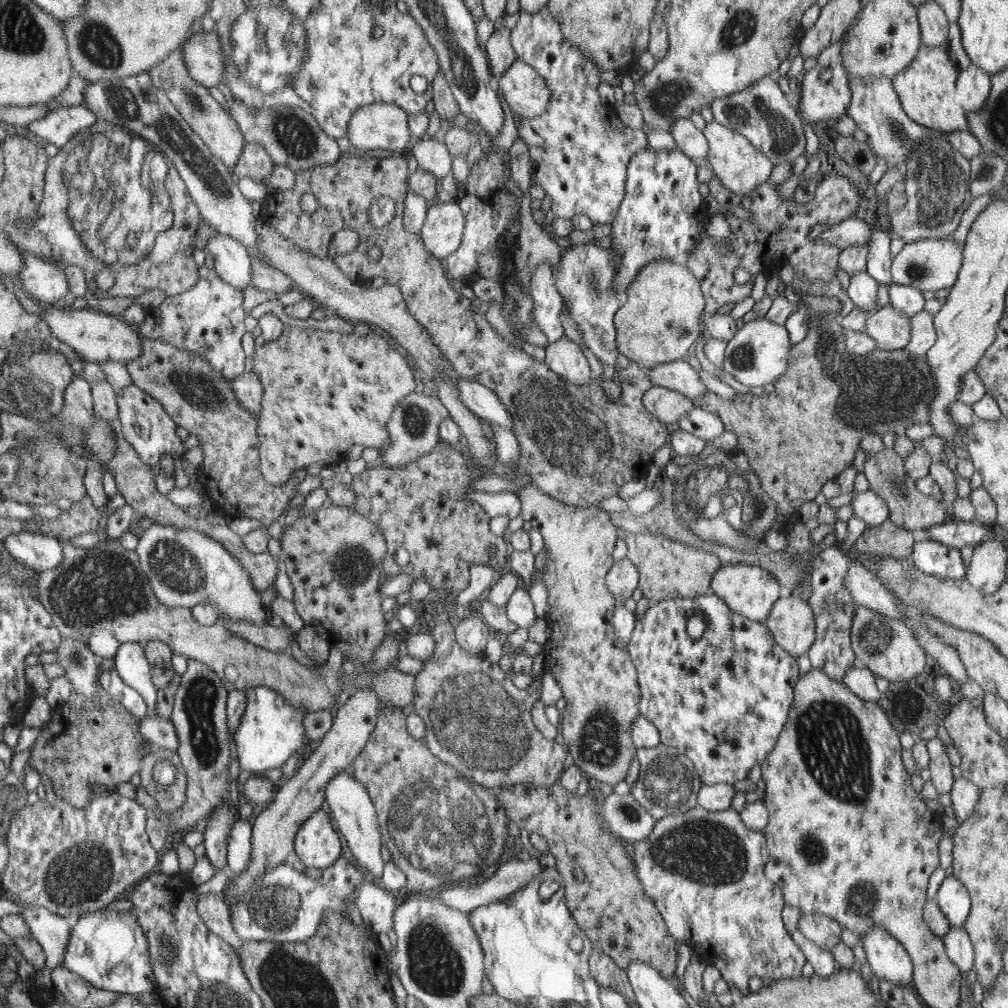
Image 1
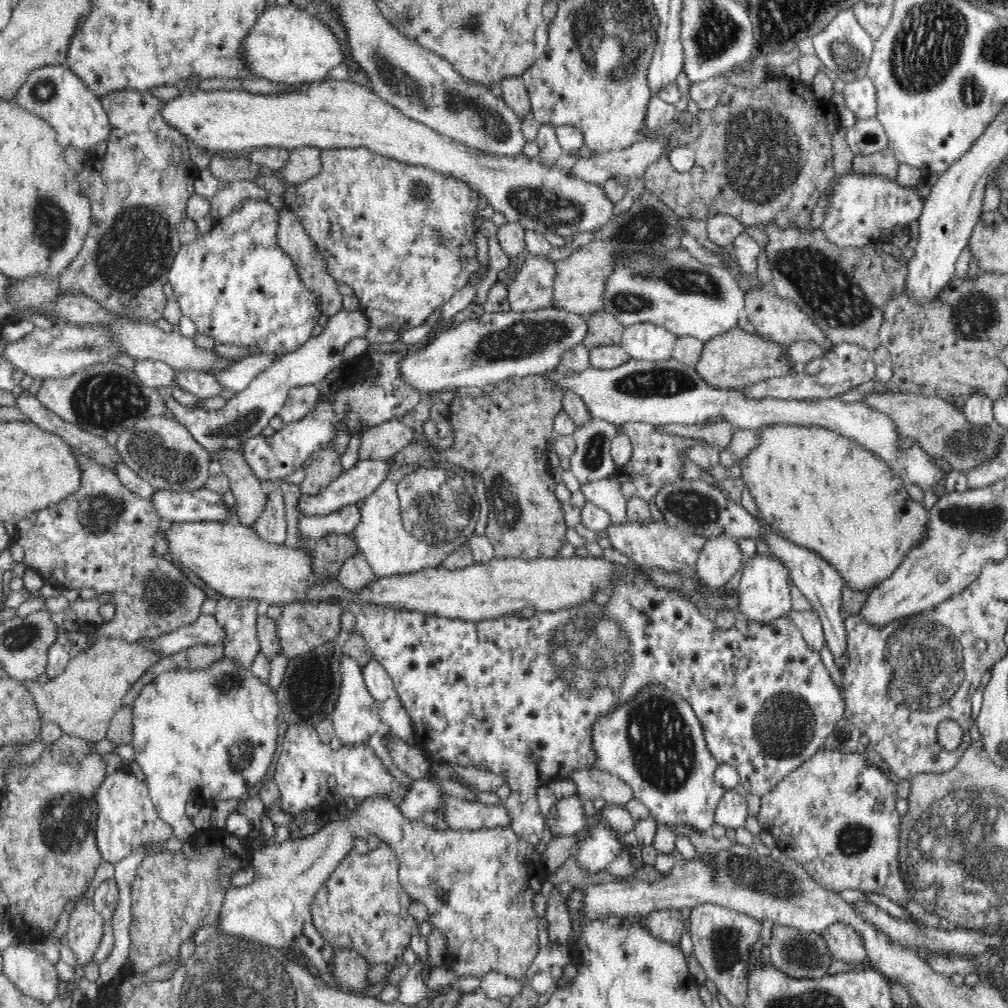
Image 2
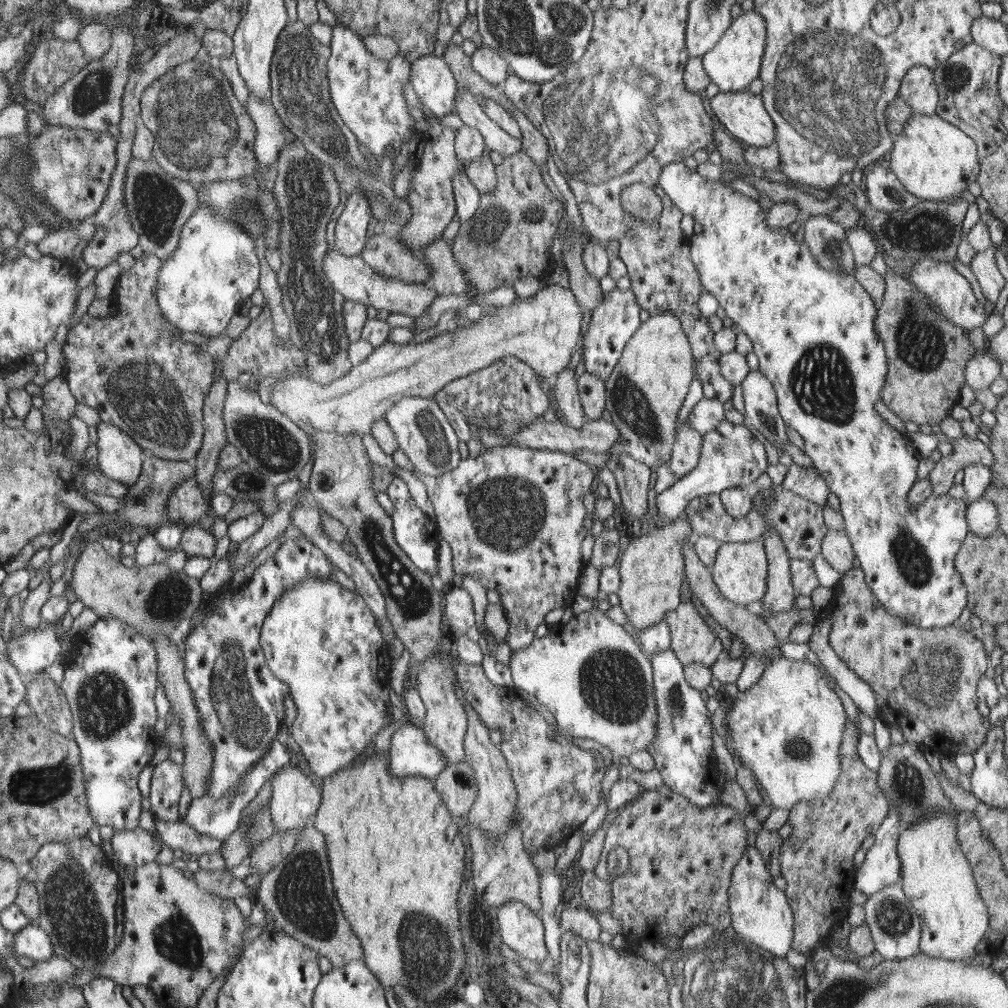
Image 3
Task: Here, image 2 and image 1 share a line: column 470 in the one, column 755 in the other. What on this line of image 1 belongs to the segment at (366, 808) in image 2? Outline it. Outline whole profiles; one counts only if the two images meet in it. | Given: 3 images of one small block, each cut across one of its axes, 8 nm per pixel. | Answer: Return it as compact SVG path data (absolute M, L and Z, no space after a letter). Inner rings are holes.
M699 806L690 813L657 820L650 835L644 840L631 842L631 850L638 878L660 910L674 941L687 944L692 954L697 949L702 950L705 961L716 966L727 983L738 987L738 996L750 993L748 980L753 975L766 976L773 982L802 975L806 961L804 953L788 936L780 916L784 908L781 888L765 876L765 867L769 863L768 838L764 831L750 829L741 813L732 807L712 812Z

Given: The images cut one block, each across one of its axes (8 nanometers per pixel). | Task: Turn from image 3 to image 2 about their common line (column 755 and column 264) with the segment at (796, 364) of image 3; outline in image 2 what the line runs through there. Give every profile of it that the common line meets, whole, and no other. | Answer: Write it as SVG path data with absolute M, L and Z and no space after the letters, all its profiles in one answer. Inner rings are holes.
M244 199L239 209L232 211L226 218L217 220L208 234L199 234L197 239L190 242L190 244L181 244L180 250L176 253L172 266L169 268L168 281L173 290L174 299L177 299L179 303L182 314L194 321L197 333L211 336L214 338L214 342L218 344L235 344L236 346L244 346L246 348L258 346L260 350L254 354L271 353L280 358L282 355L294 352L297 348L300 348L300 345L304 344L311 337L312 328L318 324L319 315L322 312L319 310L317 298L302 284L291 256L279 245L279 240L276 238L278 212L279 205L273 199Z

